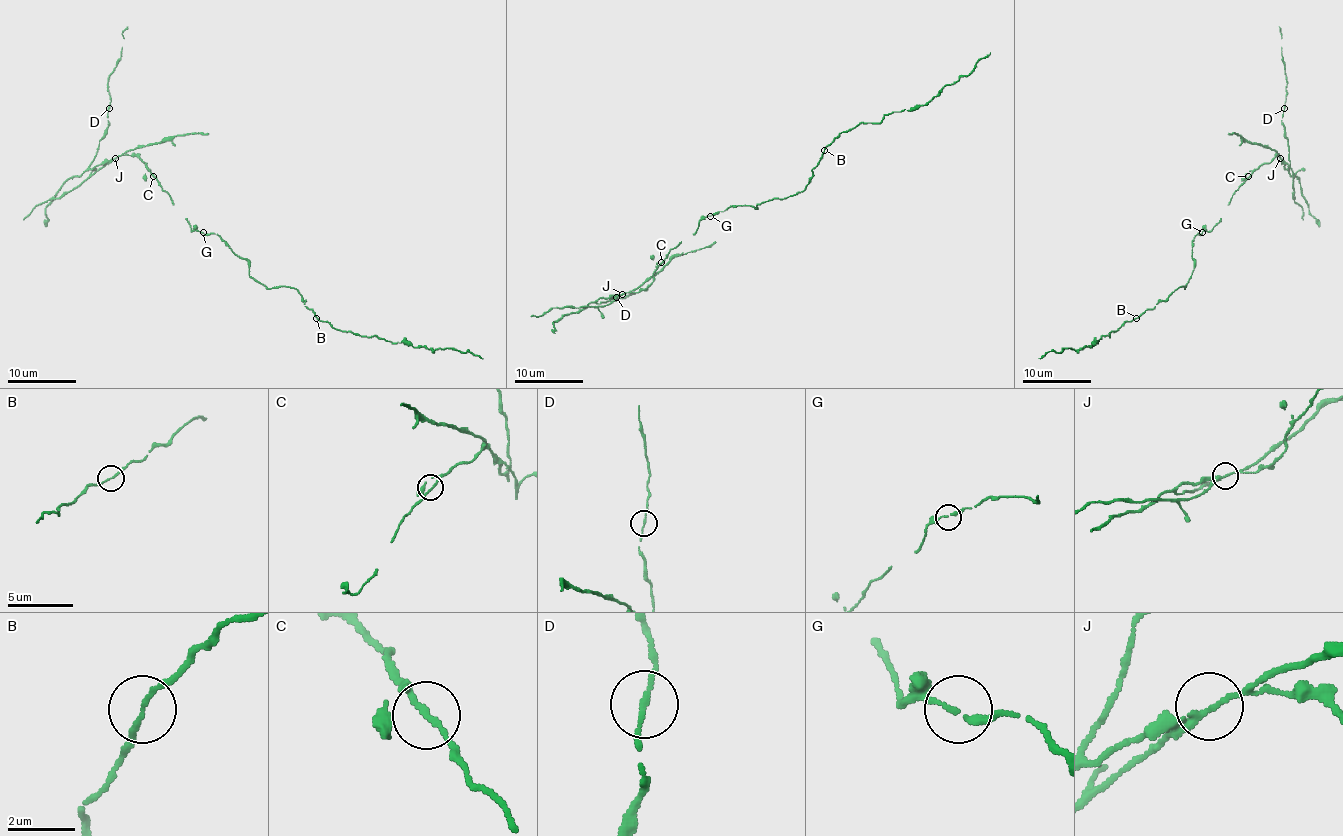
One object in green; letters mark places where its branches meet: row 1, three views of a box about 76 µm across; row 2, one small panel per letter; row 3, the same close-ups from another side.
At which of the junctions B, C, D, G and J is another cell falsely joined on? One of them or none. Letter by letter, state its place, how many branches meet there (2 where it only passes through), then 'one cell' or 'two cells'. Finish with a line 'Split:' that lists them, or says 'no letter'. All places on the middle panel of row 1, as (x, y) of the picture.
B: place (824, 150); branches 2; one cell
C: place (661, 262); branches 2; one cell
D: place (616, 297); branches 2; one cell
G: place (710, 216); branches 2; one cell
J: place (622, 294); branches 2; two cells
Split: J

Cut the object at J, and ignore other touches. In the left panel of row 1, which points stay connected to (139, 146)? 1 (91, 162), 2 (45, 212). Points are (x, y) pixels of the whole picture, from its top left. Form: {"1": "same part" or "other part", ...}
{"1": "other part", "2": "other part"}

